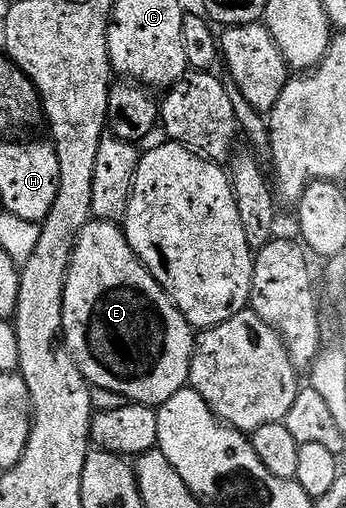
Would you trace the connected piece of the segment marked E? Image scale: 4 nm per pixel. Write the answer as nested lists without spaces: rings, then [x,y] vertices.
[[[92,219],[78,233],[66,271],[62,295],[62,332],[65,352],[95,390],[119,393],[135,405],[157,407],[187,388],[195,330],[174,306],[174,300],[132,251],[121,224]]]

